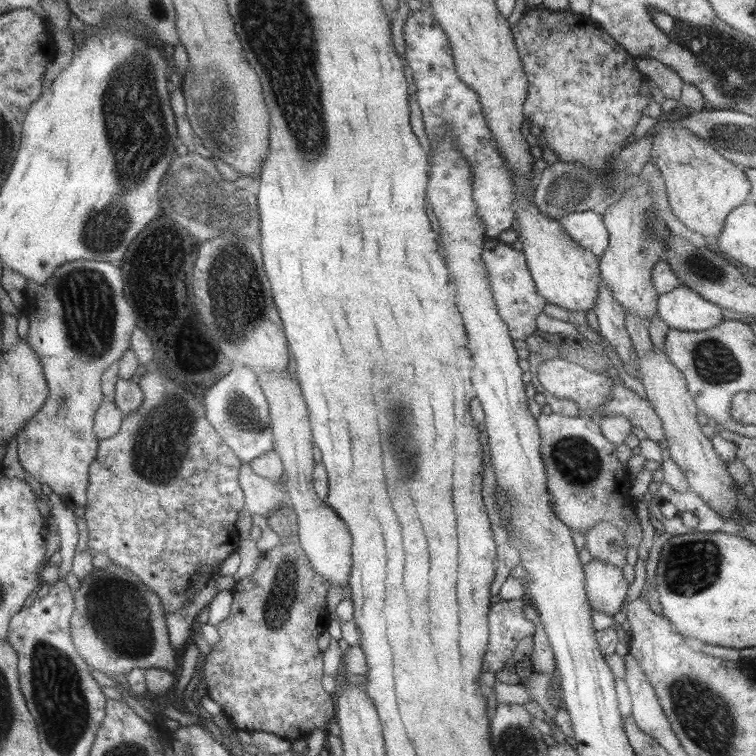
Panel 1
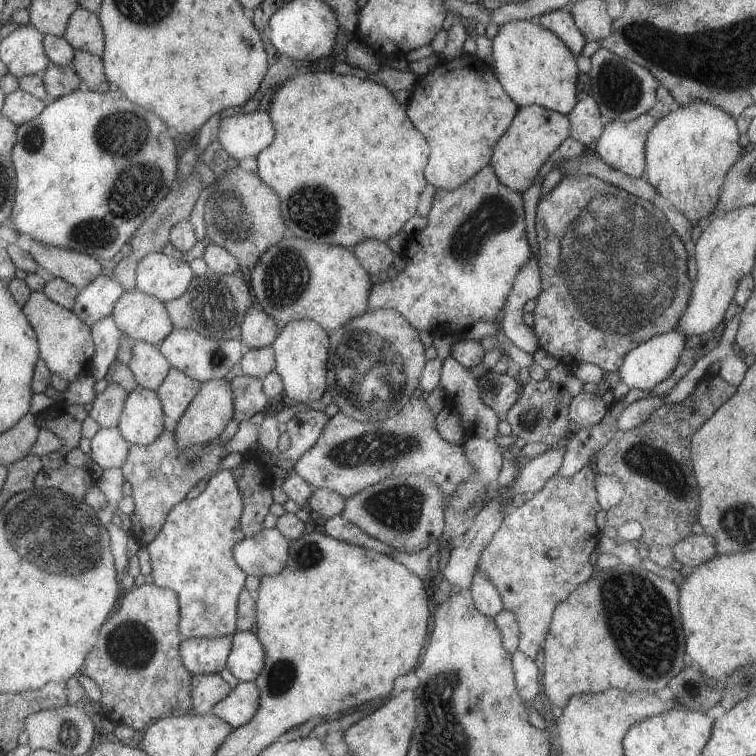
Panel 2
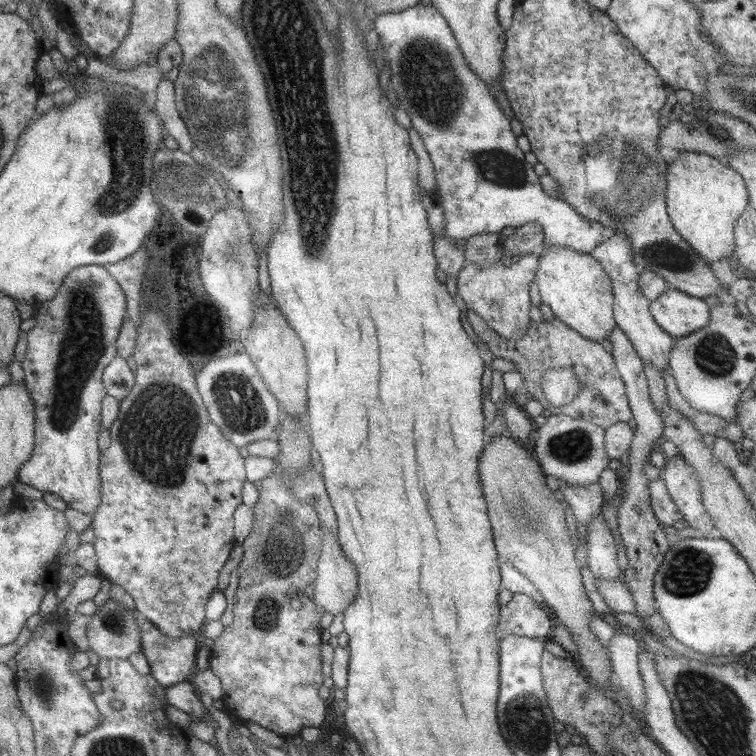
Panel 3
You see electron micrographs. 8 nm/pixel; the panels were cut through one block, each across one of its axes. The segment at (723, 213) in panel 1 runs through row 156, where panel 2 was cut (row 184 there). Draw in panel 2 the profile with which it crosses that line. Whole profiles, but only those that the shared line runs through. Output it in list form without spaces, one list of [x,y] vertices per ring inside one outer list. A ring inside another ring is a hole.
[[[692,101],[687,107],[679,107],[663,116],[648,133],[646,139],[645,159],[647,162],[645,178],[680,214],[683,214],[693,227],[697,226],[702,218],[711,219],[713,211],[717,208],[721,190],[730,168],[740,160],[742,147],[740,147],[739,126],[737,120],[724,112],[721,108],[702,101]]]

